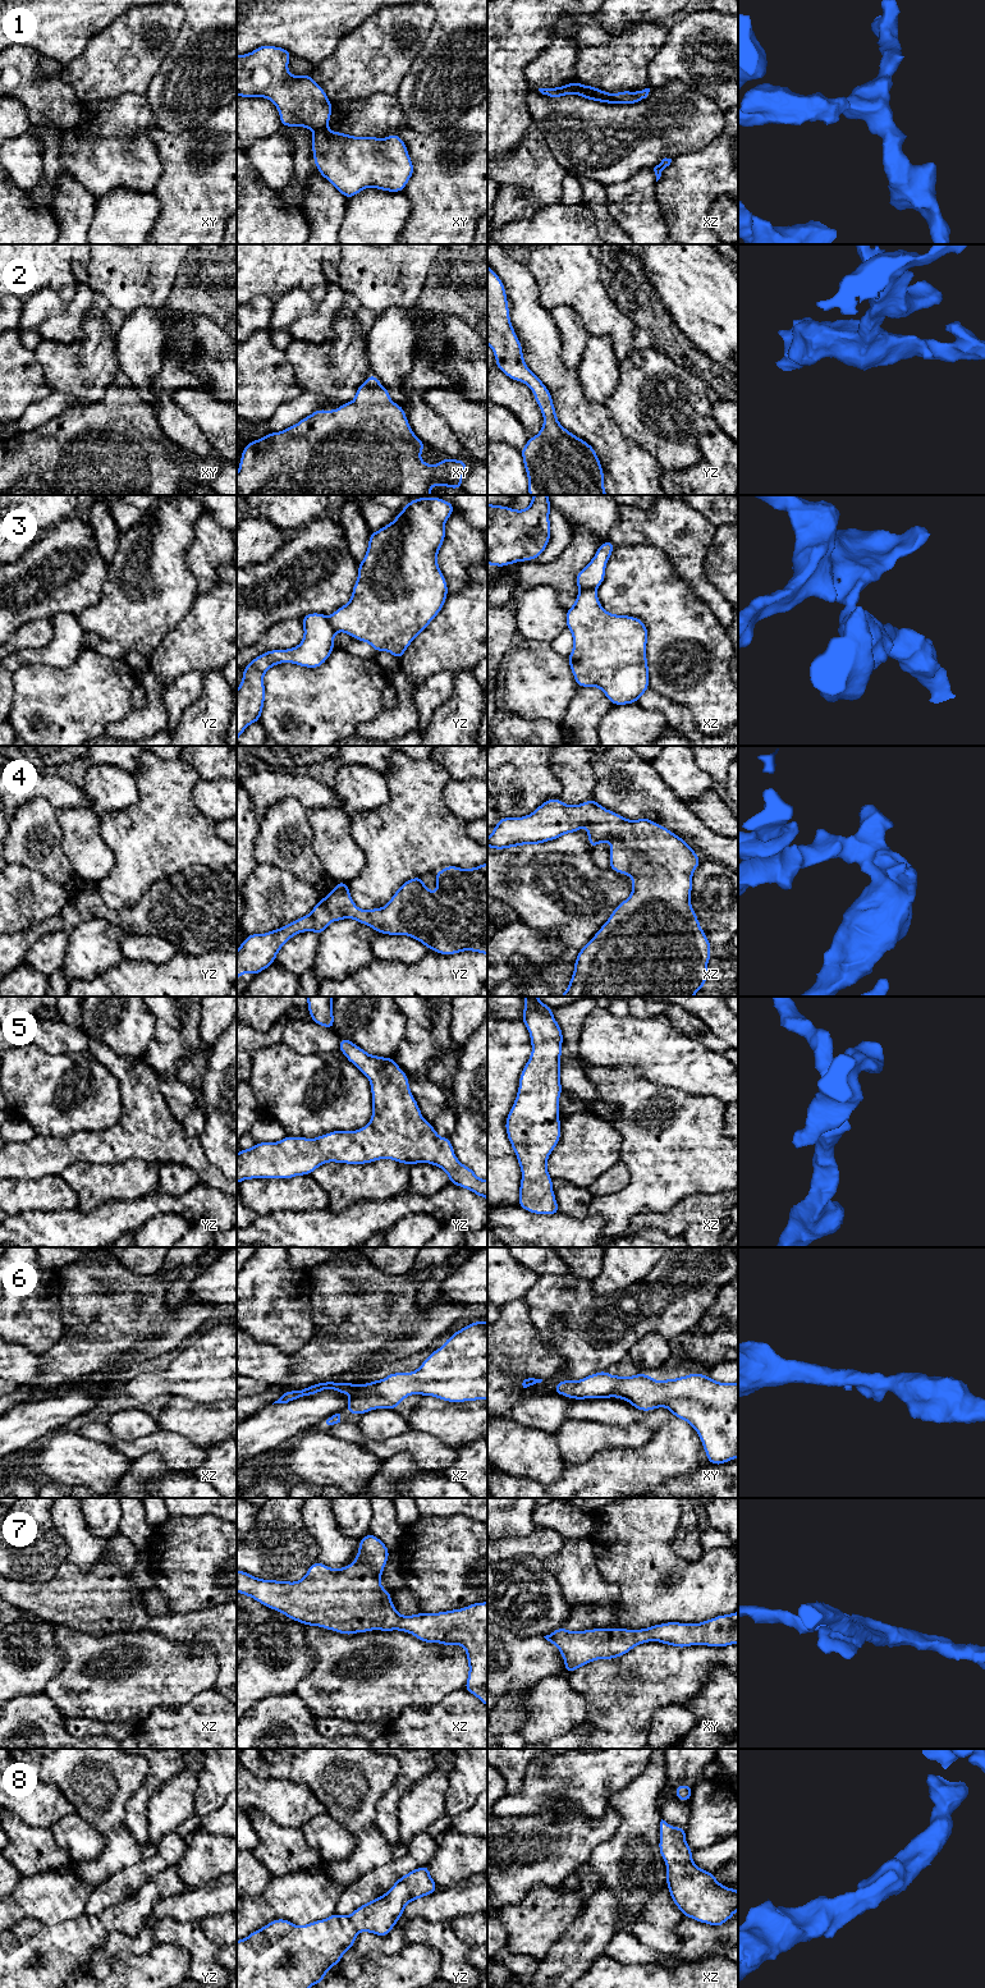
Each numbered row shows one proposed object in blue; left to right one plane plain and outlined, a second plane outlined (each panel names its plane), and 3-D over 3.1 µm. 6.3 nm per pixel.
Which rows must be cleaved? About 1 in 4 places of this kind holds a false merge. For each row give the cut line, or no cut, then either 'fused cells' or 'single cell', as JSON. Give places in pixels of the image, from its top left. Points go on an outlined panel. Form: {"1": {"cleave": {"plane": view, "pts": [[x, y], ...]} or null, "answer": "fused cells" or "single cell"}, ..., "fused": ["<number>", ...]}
{"1": {"cleave": {"plane": "xy", "pts": [[326, 128], [315, 132]]}, "answer": "fused cells"}, "2": {"cleave": null, "answer": "single cell"}, "3": {"cleave": {"plane": "xz", "pts": [[580, 589], [595, 590]]}, "answer": "fused cells"}, "4": {"cleave": null, "answer": "single cell"}, "5": {"cleave": null, "answer": "single cell"}, "6": {"cleave": null, "answer": "single cell"}, "7": {"cleave": null, "answer": "single cell"}, "8": {"cleave": null, "answer": "single cell"}, "fused": ["1", "3"]}

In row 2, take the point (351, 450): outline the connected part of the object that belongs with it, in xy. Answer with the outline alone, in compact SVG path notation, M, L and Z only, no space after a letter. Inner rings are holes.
M371 374L366 381L357 388L353 402L343 403L339 408L333 411L317 409L283 431L270 432L264 438L244 445L239 469L237 472L237 495L431 495L434 485L446 486L449 489L462 489L462 478L467 472L467 463L464 461L444 457L439 464L426 464L420 458L423 449L425 443L411 430L402 406L390 400L389 390L380 384L374 374Z

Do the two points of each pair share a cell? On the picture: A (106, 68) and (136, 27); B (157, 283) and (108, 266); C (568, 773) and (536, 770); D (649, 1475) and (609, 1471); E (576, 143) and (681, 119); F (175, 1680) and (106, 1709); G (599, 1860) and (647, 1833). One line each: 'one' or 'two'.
A: one
B: one
C: two
D: one
E: one
F: one
G: one

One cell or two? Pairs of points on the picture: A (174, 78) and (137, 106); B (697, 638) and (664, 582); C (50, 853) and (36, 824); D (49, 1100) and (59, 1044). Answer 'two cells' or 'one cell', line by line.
A: two cells
B: one cell
C: one cell
D: two cells

